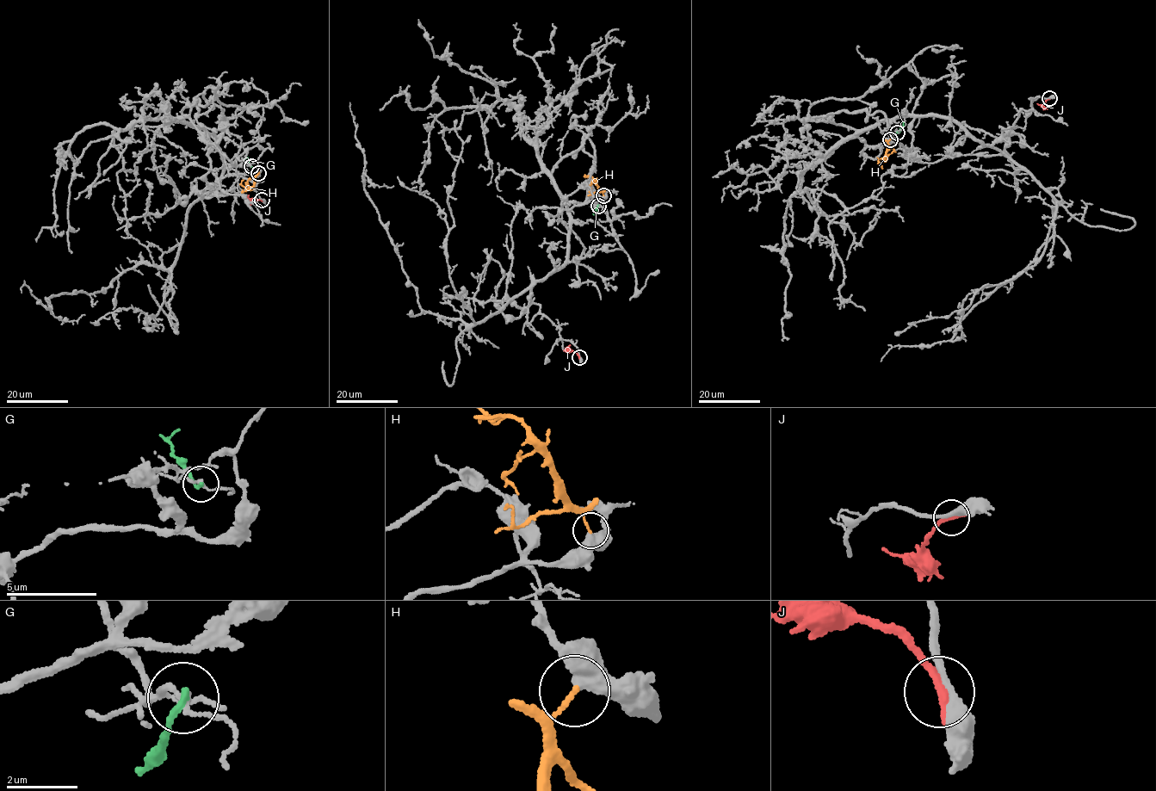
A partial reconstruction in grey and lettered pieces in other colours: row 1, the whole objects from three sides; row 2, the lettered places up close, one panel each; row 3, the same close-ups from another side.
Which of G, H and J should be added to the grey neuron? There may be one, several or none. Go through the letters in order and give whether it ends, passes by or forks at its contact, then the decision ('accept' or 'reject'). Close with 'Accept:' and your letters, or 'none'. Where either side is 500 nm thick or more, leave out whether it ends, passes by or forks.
G: it ends | reject
H: it ends | reject
J: it ends | reject
Accept: none

